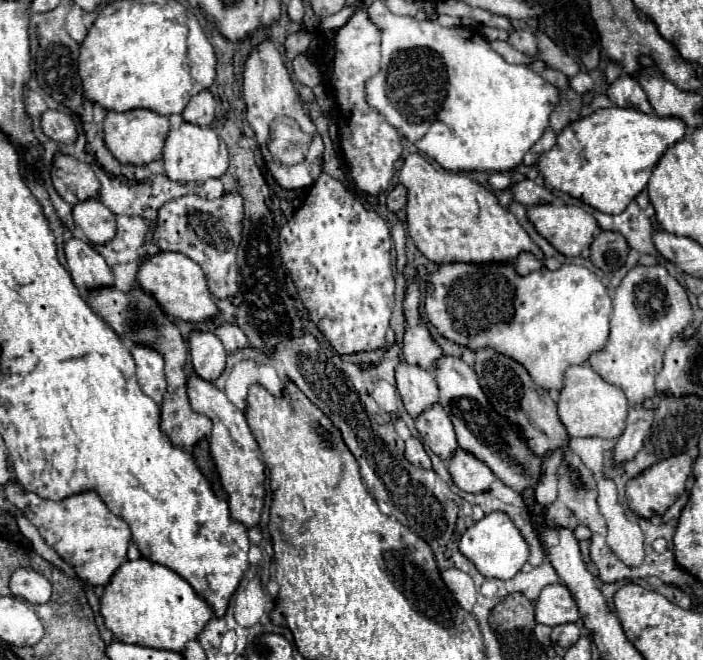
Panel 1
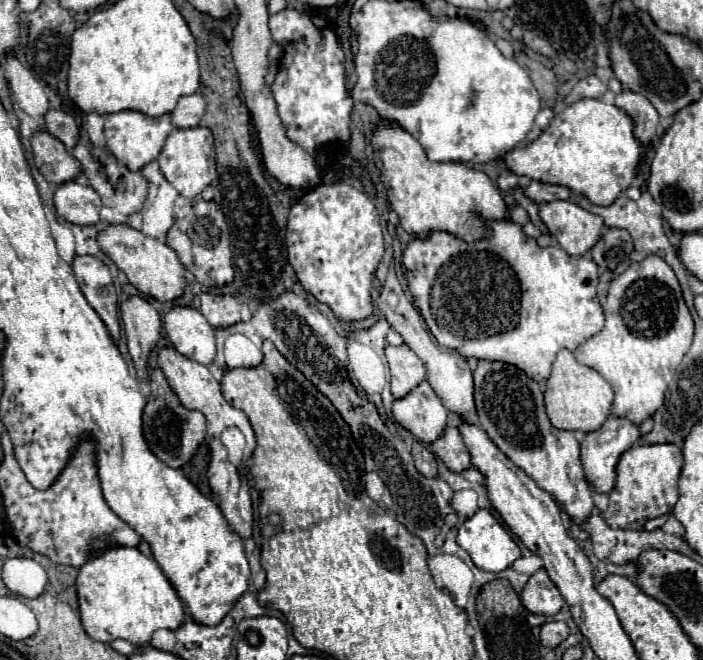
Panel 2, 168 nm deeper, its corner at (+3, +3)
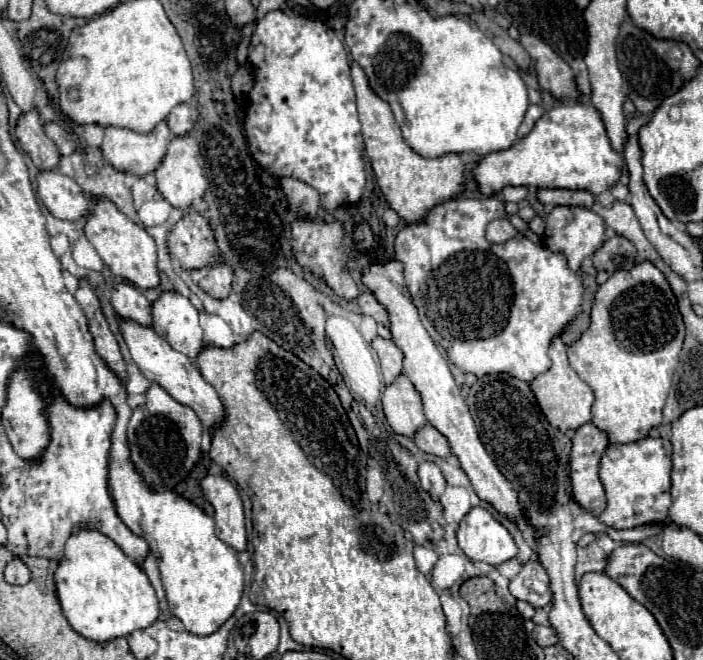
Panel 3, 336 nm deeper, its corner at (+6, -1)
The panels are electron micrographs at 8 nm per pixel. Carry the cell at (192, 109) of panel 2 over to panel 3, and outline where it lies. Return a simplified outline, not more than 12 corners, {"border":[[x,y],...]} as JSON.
{"border":[[189,104],[175,106],[167,116],[171,132],[185,136],[197,122]]}

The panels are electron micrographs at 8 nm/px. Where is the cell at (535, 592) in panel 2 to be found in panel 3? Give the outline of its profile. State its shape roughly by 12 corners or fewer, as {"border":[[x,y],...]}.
{"border":[[527,562],[511,580],[517,600],[543,608],[553,600],[549,576]]}

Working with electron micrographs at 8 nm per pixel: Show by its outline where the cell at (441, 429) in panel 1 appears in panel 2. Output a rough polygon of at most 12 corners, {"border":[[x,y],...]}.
{"border":[[428,380],[394,400],[392,414],[422,444],[448,424]]}

